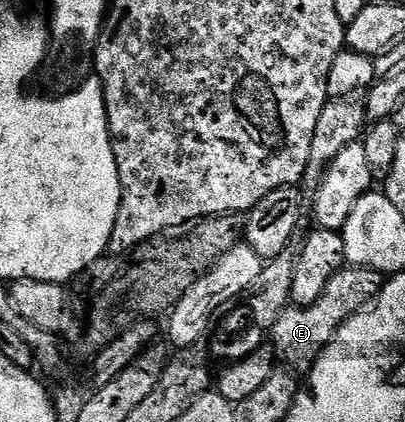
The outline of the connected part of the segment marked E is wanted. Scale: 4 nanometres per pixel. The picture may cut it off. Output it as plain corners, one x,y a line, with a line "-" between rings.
348,265
339,270
333,280
321,292
321,300
313,300
308,306
288,305
279,313
274,326
270,327
270,345
275,348
275,357
284,367
292,371
310,371
311,365
318,360
321,352
327,347
332,336
342,328
354,314
358,314
368,304
375,301
385,281
384,275
375,270

